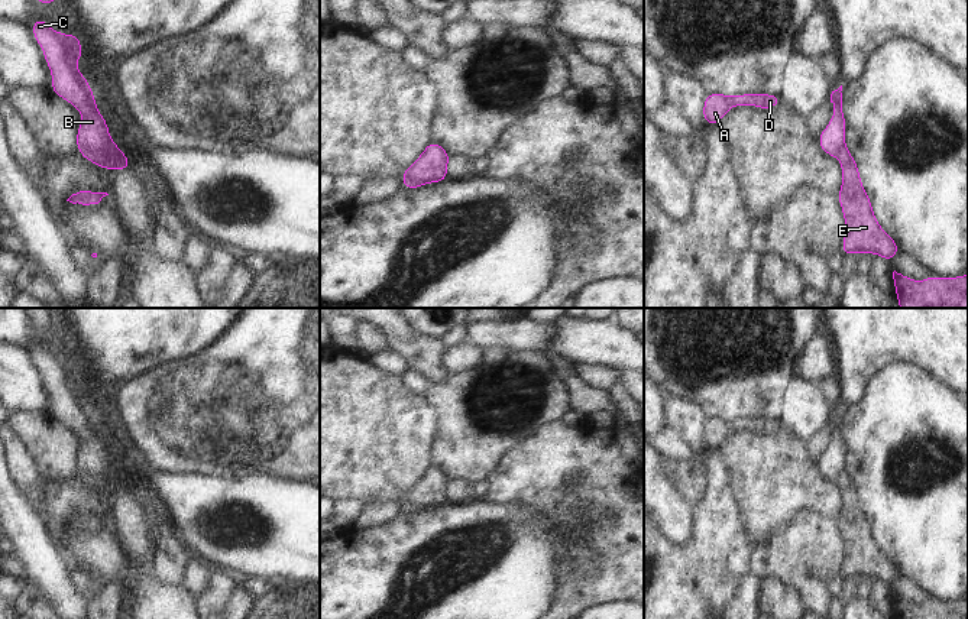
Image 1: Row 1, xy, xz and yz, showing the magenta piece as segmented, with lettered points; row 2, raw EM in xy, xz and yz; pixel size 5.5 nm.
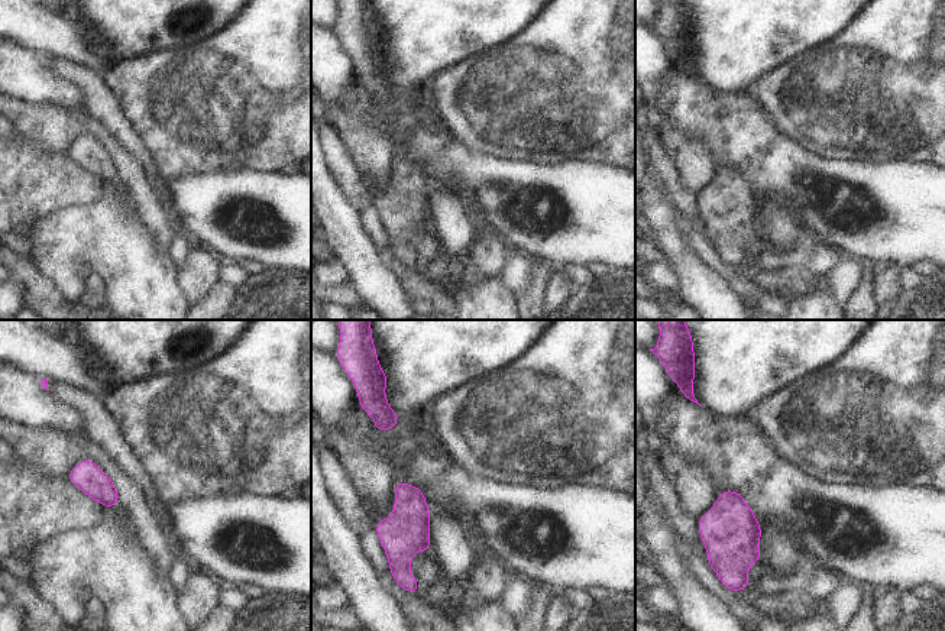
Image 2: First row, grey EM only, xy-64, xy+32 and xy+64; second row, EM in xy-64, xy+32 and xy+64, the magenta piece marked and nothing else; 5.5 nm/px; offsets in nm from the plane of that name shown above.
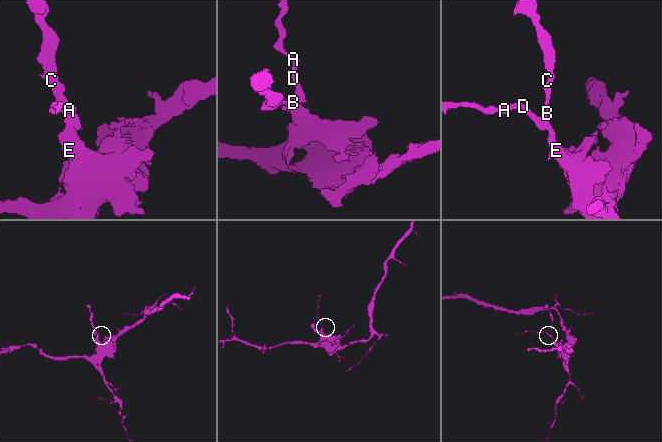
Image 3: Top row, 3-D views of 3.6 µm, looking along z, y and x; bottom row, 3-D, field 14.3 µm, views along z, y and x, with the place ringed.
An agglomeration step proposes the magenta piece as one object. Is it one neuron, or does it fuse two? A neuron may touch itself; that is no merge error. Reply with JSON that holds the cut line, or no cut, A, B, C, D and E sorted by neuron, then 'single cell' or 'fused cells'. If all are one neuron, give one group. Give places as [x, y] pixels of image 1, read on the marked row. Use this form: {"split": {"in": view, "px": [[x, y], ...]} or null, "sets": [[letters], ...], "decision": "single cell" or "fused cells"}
{"split": {"in": "xy", "px": [[80, 151], [97, 151], [113, 168]]}, "sets": [["A", "B", "C", "D"], ["E"]], "decision": "fused cells"}

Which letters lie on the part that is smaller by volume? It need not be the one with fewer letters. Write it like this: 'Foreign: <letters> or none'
Foreign: A, B, C, D

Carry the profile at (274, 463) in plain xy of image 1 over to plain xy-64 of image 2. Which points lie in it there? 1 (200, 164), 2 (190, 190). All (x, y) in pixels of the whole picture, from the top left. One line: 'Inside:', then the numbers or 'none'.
Inside: 1

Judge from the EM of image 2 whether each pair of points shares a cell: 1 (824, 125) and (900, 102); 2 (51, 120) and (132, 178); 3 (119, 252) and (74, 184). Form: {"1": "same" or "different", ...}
{"1": "same", "2": "same", "3": "different"}

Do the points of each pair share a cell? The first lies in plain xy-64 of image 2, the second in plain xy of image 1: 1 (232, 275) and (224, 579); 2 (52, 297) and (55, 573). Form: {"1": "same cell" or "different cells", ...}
{"1": "different cells", "2": "different cells"}

